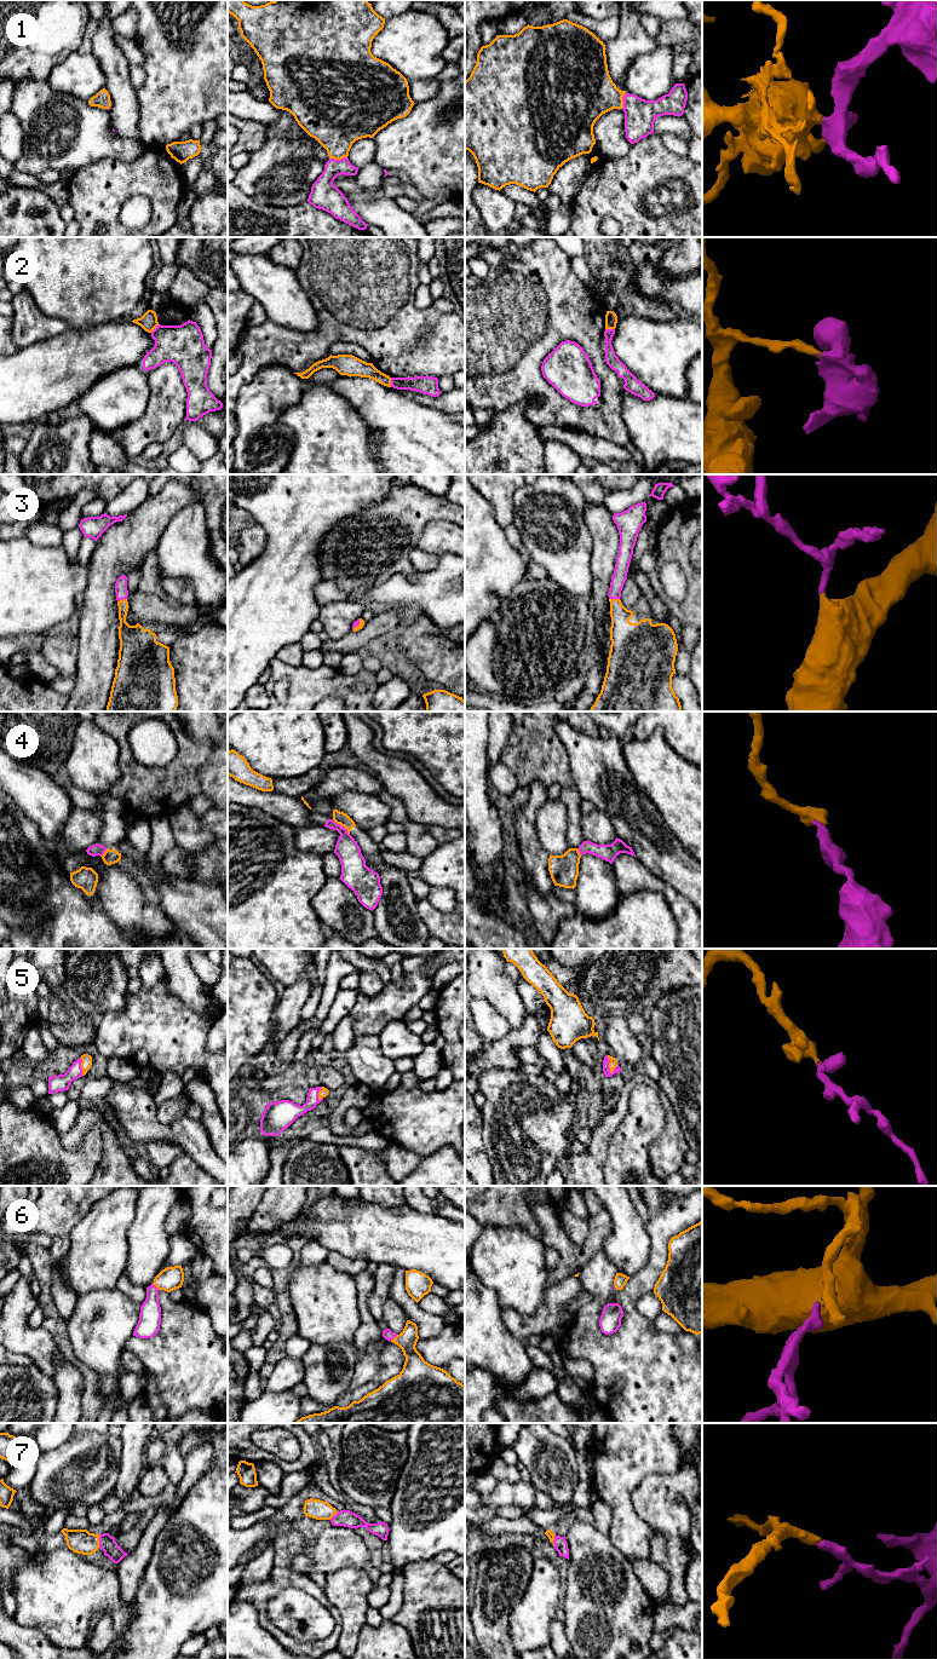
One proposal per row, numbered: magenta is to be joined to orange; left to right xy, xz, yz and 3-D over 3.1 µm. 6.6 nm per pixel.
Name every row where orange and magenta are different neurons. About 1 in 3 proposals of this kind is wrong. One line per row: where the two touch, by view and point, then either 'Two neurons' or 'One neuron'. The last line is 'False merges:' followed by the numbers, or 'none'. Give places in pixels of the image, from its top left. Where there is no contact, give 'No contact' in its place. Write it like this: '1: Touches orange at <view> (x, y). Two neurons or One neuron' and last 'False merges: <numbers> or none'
1: Touches orange at xz (338, 159). One neuron
2: Touches orange at xz (390, 382). Two neurons
3: Touches orange at yz (614, 599). One neuron
4: Touches orange at xz (341, 825). Two neurons
5: Touches orange at yz (609, 1065). One neuron
6: Touches orange at xz (395, 1337). One neuron
7: Touches orange at xy (98, 1541). One neuron
False merges: 2, 4

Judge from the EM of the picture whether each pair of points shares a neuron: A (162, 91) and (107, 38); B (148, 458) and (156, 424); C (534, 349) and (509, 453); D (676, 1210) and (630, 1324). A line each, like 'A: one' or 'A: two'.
A: two
B: two
C: two
D: one

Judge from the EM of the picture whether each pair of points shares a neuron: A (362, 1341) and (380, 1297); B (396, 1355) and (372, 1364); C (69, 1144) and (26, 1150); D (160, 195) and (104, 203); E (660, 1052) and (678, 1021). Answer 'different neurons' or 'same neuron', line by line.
A: different neurons
B: different neurons
C: different neurons
D: same neuron
E: same neuron

